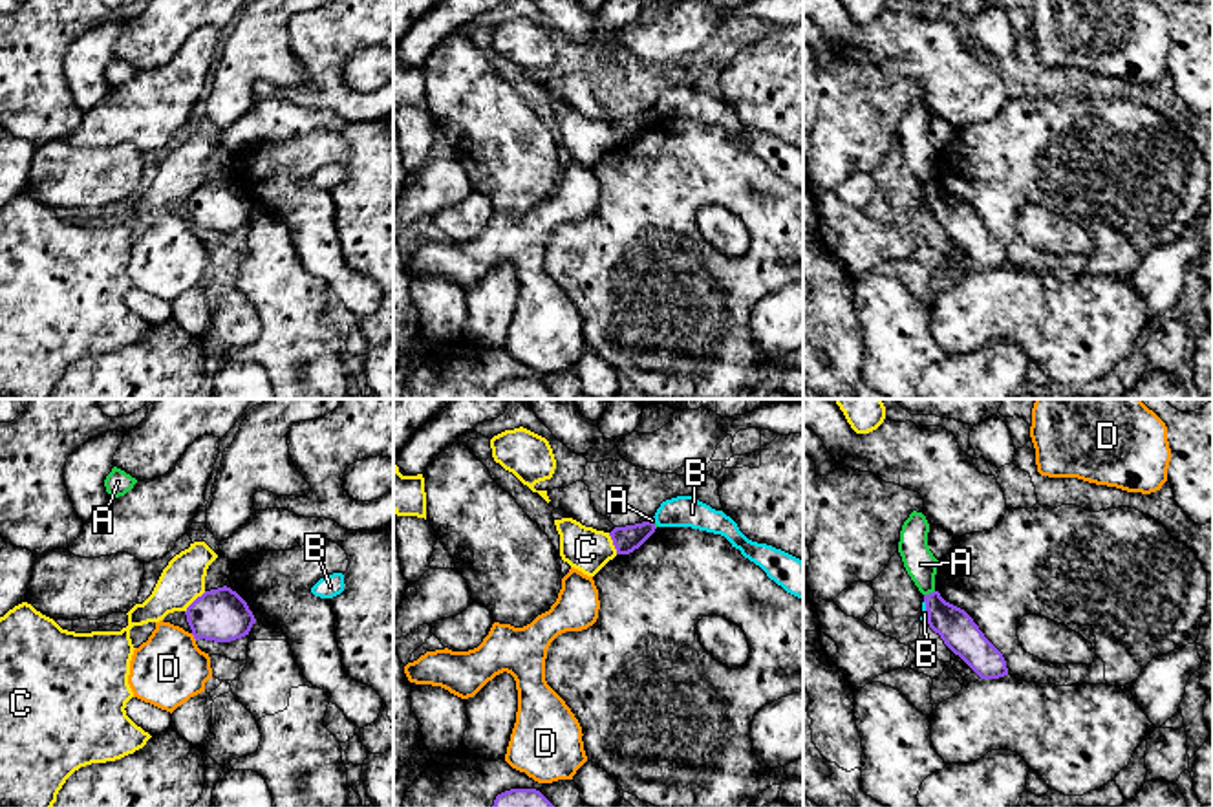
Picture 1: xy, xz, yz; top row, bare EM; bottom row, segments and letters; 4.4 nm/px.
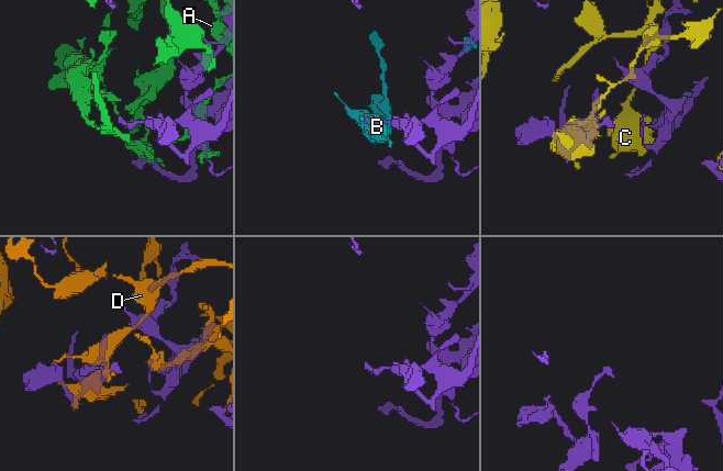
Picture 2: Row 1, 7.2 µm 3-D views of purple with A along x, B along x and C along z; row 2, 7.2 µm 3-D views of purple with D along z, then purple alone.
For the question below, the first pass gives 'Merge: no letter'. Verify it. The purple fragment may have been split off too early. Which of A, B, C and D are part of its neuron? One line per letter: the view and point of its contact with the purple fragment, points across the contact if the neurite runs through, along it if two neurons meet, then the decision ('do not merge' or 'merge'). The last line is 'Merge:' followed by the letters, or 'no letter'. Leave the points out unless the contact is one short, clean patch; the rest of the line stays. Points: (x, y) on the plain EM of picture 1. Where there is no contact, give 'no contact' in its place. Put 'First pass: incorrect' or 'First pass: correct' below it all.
A: contact yz (930, 183); do not merge
B: contact yz (926, 200); border yz (924, 191), (928, 211); do not merge
C: contact xy (194, 191); do not merge
D: contact xy (194, 227); do not merge
Merge: no letter
First pass: correct

